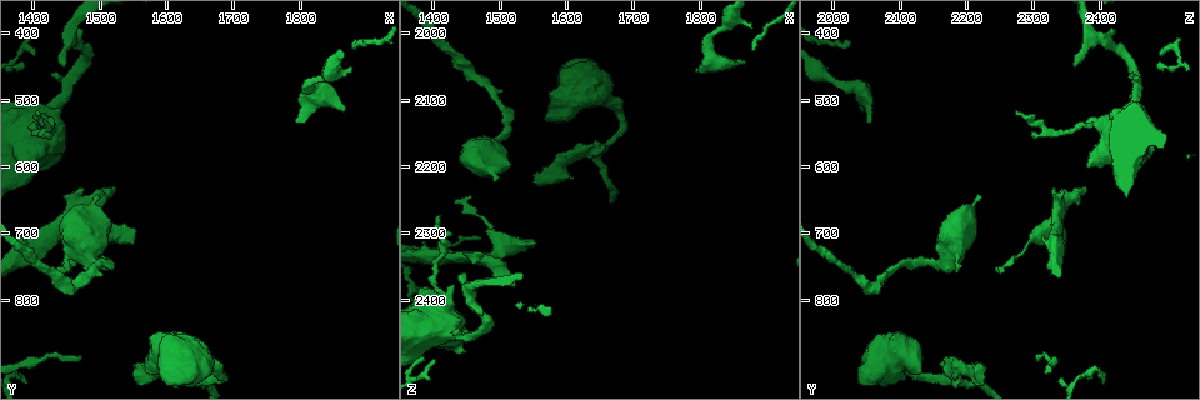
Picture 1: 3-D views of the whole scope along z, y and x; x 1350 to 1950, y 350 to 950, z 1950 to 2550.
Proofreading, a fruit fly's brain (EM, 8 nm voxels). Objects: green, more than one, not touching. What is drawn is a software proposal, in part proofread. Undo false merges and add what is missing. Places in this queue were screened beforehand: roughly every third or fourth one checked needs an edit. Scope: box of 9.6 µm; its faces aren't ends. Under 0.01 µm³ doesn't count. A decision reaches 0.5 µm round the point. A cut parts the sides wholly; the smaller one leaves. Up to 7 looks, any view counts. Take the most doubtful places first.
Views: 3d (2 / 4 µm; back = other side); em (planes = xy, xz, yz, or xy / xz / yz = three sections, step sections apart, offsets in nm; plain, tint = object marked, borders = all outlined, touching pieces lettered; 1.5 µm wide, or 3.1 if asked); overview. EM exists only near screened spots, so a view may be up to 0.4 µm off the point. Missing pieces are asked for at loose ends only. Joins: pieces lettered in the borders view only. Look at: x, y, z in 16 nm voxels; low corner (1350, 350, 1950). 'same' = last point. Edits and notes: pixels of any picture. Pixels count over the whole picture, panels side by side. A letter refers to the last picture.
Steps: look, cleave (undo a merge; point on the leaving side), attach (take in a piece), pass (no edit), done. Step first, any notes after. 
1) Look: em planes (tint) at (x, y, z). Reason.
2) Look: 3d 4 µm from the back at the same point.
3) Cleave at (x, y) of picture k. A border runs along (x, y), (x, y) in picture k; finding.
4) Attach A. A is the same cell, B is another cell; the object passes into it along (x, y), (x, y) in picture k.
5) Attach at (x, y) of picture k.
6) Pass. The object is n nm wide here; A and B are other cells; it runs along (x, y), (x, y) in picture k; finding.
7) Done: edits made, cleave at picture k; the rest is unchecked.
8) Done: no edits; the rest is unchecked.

Look: 3d 2 µm at (1475, 635, 2330). Branch stops here.

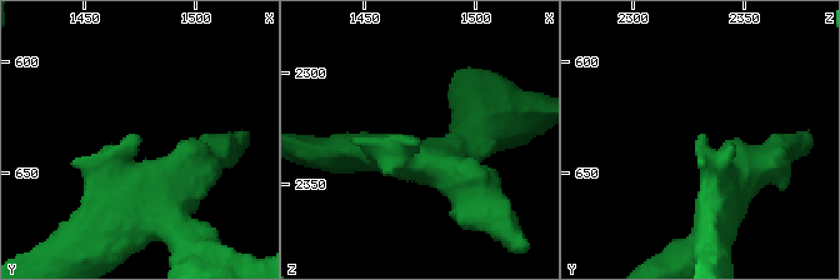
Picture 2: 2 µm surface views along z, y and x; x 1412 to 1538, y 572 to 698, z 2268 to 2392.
Look: em yz step 8 (borders) at (1476, 633, 2329). Now the EM.

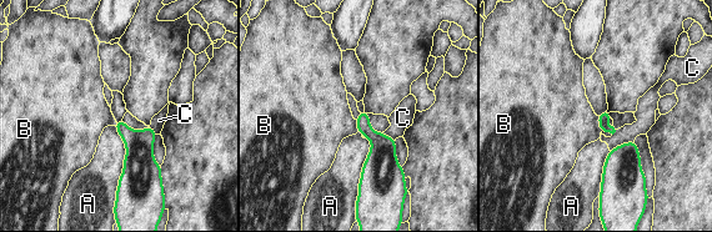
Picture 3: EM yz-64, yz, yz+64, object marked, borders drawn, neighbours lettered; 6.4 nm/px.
Pass. The longest contact is with A, 460 nm; A, B and C are other cells; none of them fits.

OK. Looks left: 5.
Look: em xy step 4 (tint) at (1800, 535, 2050). An open end.

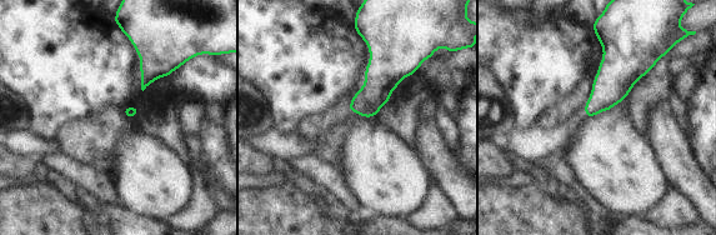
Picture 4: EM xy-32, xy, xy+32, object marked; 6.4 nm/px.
Look: em planes (borders) at the same point.

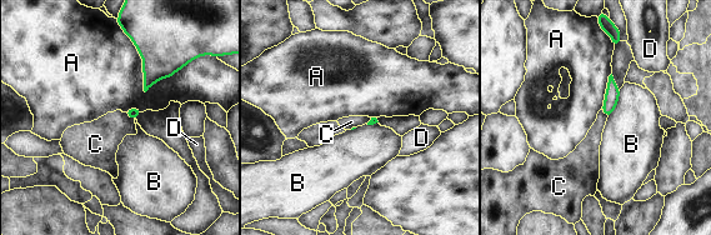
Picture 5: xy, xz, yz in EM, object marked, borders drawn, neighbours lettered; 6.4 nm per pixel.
Pass. A, B, C and D are other cells; a border runs along (124, 113), (134, 119) in picture 5; none of them fits.

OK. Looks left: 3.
Look: em xz step 4 (borders) at (1430, 755, 2255). Thin end.

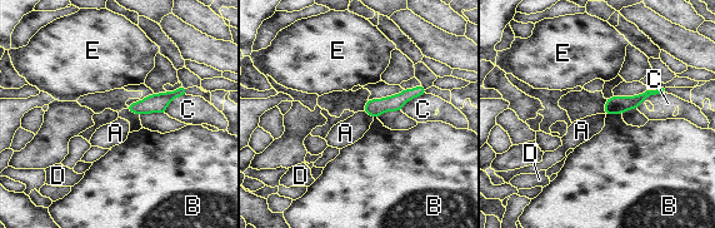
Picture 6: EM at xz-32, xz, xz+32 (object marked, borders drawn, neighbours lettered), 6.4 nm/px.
Pass. A, B, C, D and E are other cells; a border runs along (364, 110), (373, 118) in picture 6; none of them fits.

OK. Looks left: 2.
Done: no edits; the rest is unchecked.

